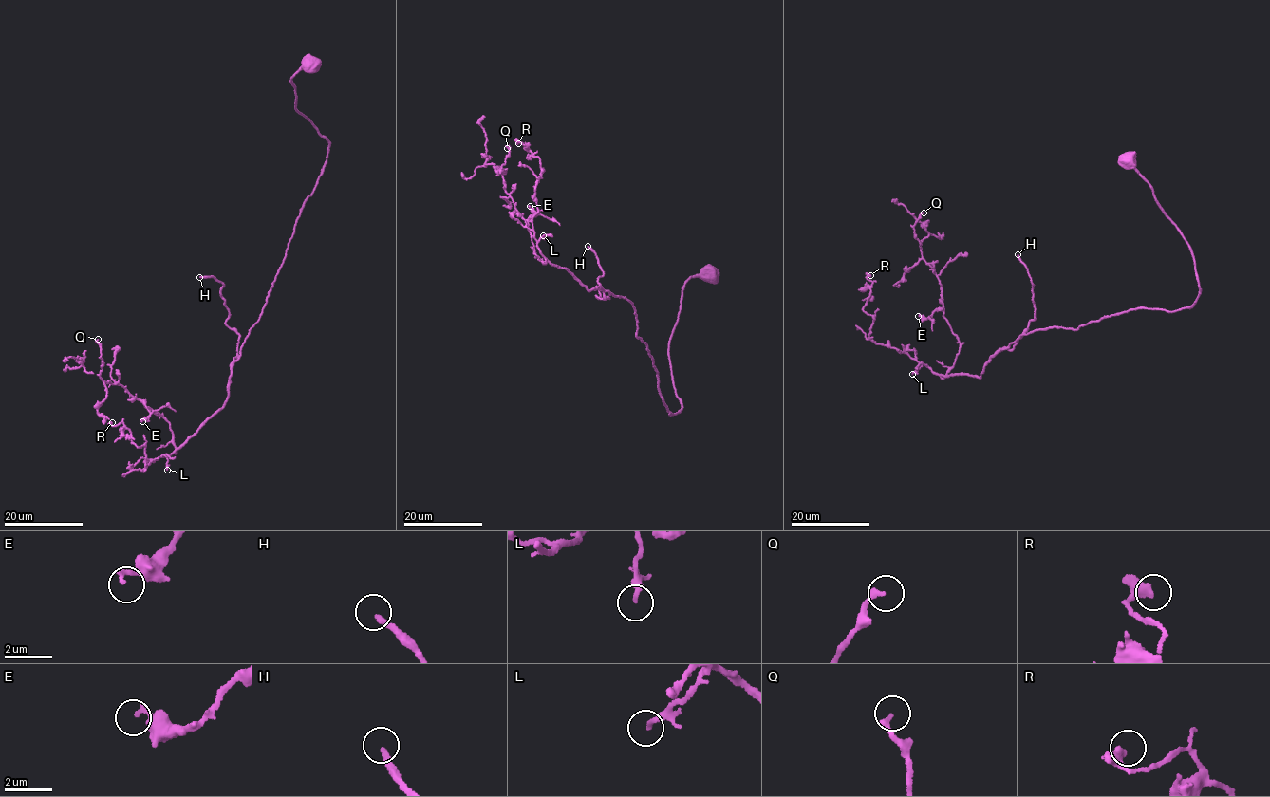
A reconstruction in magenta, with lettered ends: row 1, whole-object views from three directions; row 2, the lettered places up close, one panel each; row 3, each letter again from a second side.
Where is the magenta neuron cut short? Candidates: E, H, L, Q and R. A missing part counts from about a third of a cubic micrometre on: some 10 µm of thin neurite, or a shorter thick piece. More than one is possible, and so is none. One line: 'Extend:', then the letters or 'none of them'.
Extend: H, L

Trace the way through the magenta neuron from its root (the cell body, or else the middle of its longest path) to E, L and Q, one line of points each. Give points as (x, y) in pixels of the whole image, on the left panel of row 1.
E: (309, 65), (290, 82), (295, 109), (327, 157), (228, 398), (176, 453), (144, 402), (142, 421)
L: (309, 65), (290, 83), (295, 109), (328, 141), (323, 172), (233, 363), (226, 403), (162, 455), (167, 470)
Q: (309, 65), (290, 82), (295, 109), (327, 157), (224, 405), (176, 453), (161, 415), (102, 379), (98, 339)

